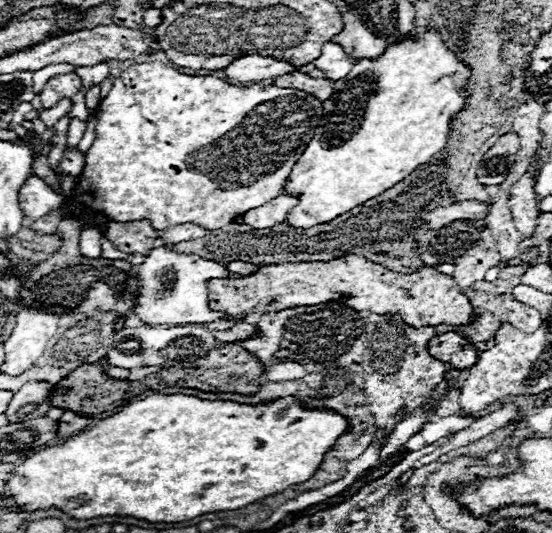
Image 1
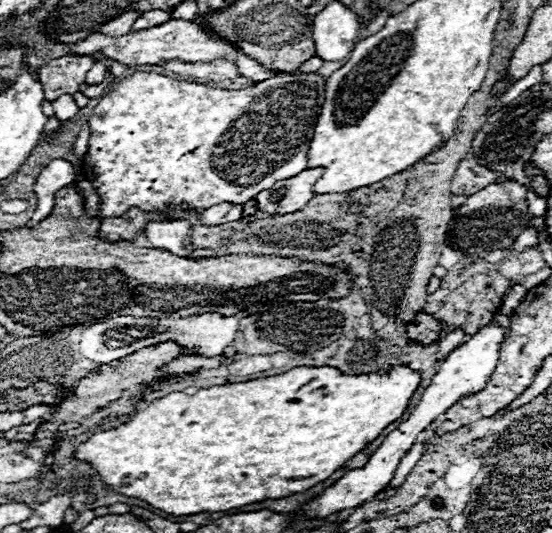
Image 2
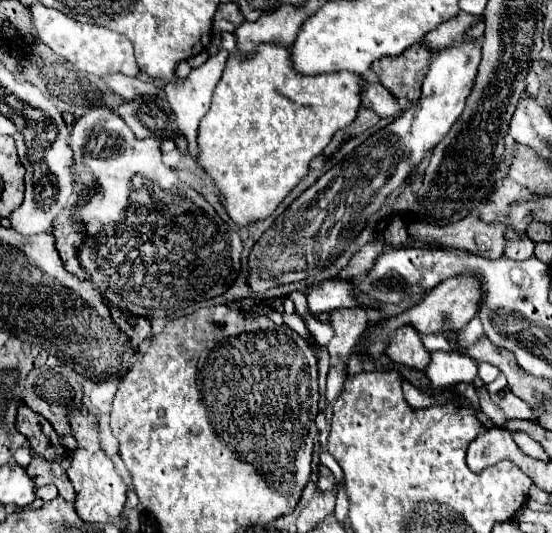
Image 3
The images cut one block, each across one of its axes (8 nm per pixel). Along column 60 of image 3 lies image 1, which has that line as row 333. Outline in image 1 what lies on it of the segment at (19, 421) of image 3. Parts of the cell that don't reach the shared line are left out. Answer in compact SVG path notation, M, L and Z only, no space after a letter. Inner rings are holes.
M446 332L436 336L430 342L428 348L430 356L434 356L436 360L444 360L448 362L452 368L458 370L468 370L470 366L474 366L478 362L478 354L476 350L470 346L470 342L460 336L458 332Z

